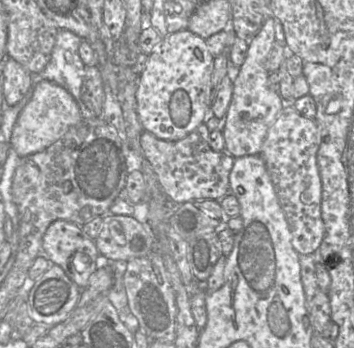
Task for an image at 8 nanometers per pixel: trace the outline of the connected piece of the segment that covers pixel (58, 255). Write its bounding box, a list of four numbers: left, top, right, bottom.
[42,220,102,290]

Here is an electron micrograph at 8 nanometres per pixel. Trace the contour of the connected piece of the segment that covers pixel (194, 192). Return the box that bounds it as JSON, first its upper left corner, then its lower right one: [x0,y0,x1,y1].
[140,124,235,202]

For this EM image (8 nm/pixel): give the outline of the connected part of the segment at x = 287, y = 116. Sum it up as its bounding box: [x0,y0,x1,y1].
[259,103,325,256]

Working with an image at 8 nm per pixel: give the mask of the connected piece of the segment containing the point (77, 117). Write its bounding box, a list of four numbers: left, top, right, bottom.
[9,80,82,157]

